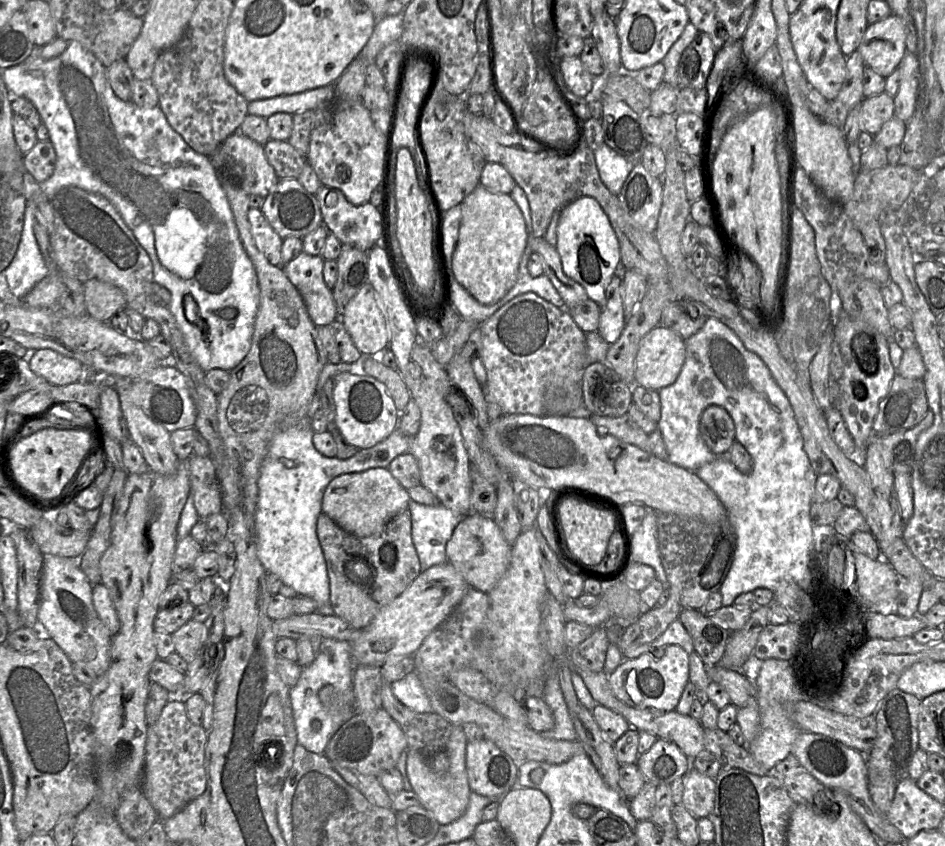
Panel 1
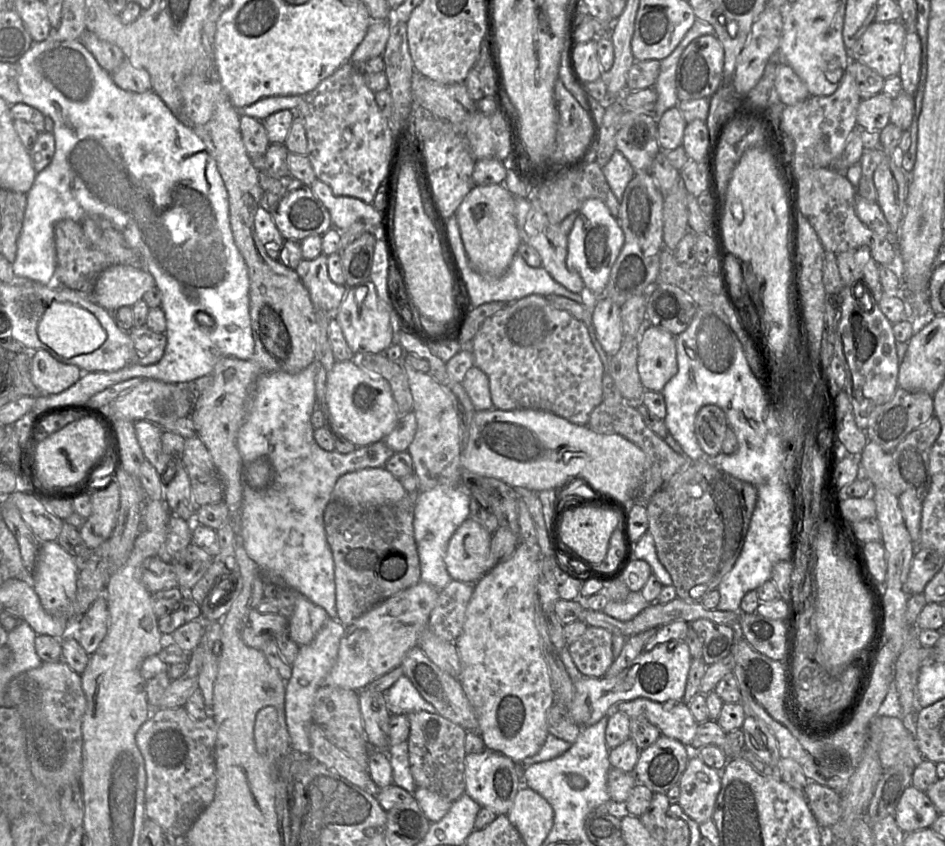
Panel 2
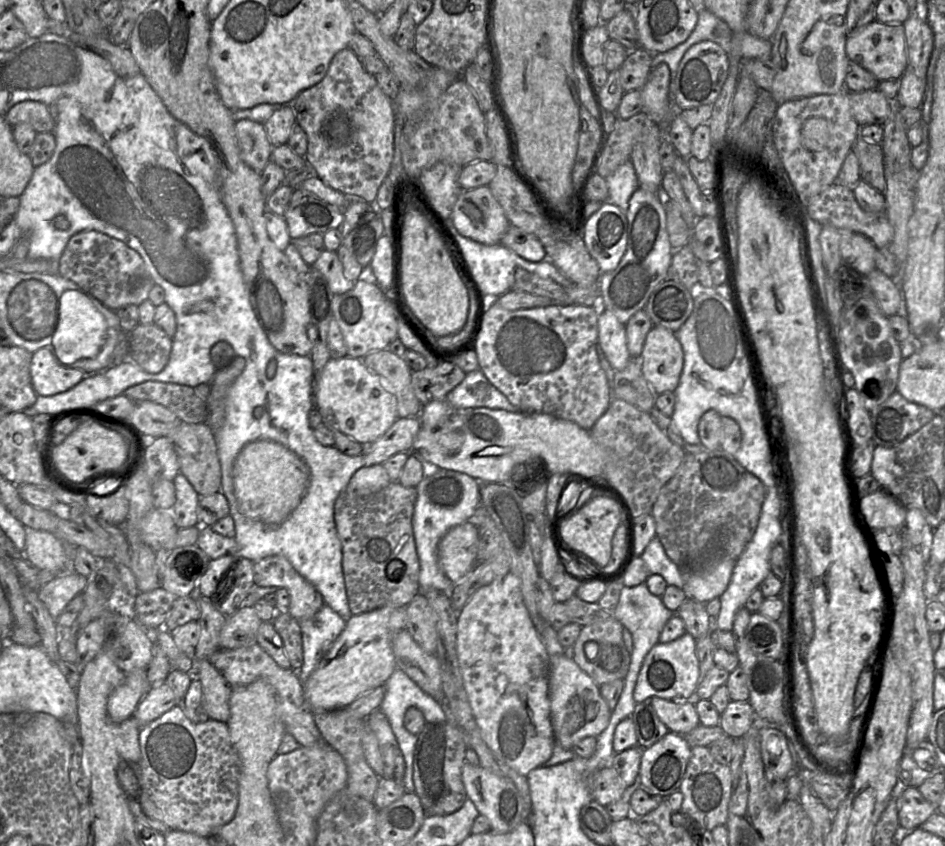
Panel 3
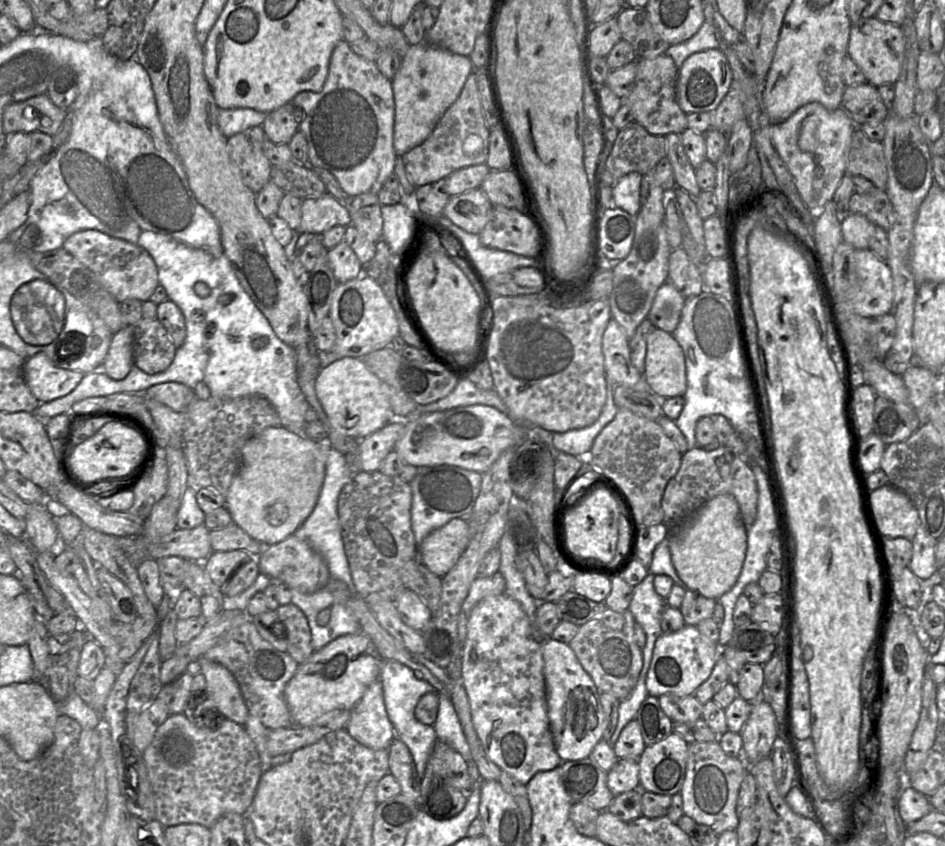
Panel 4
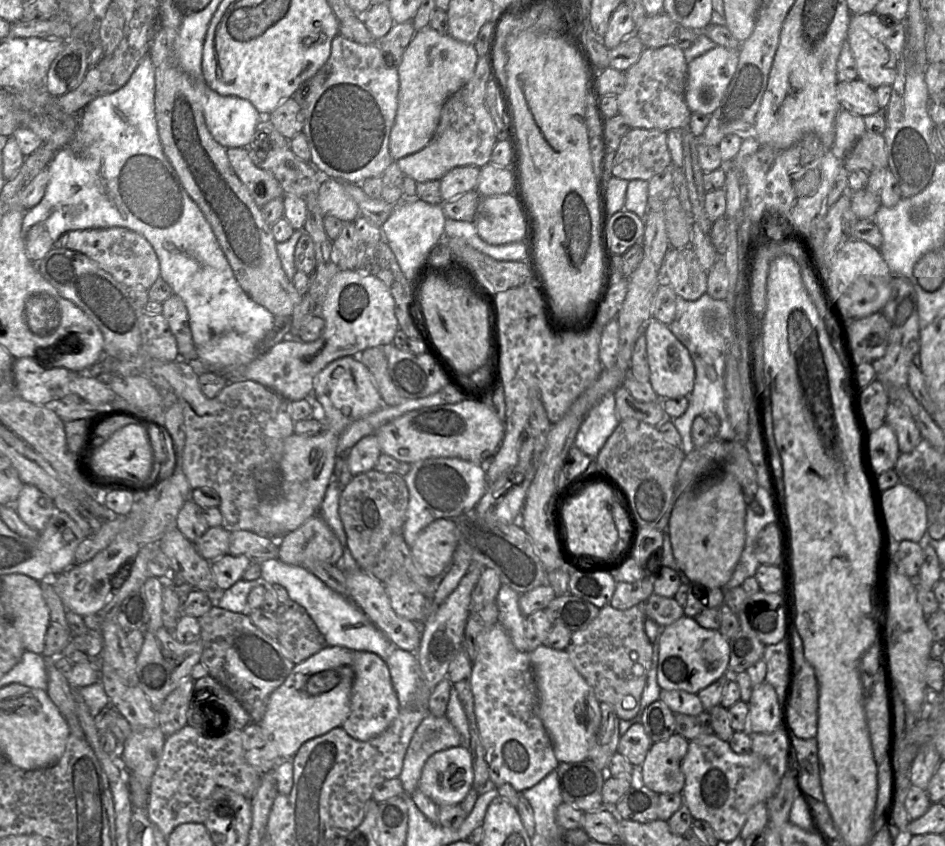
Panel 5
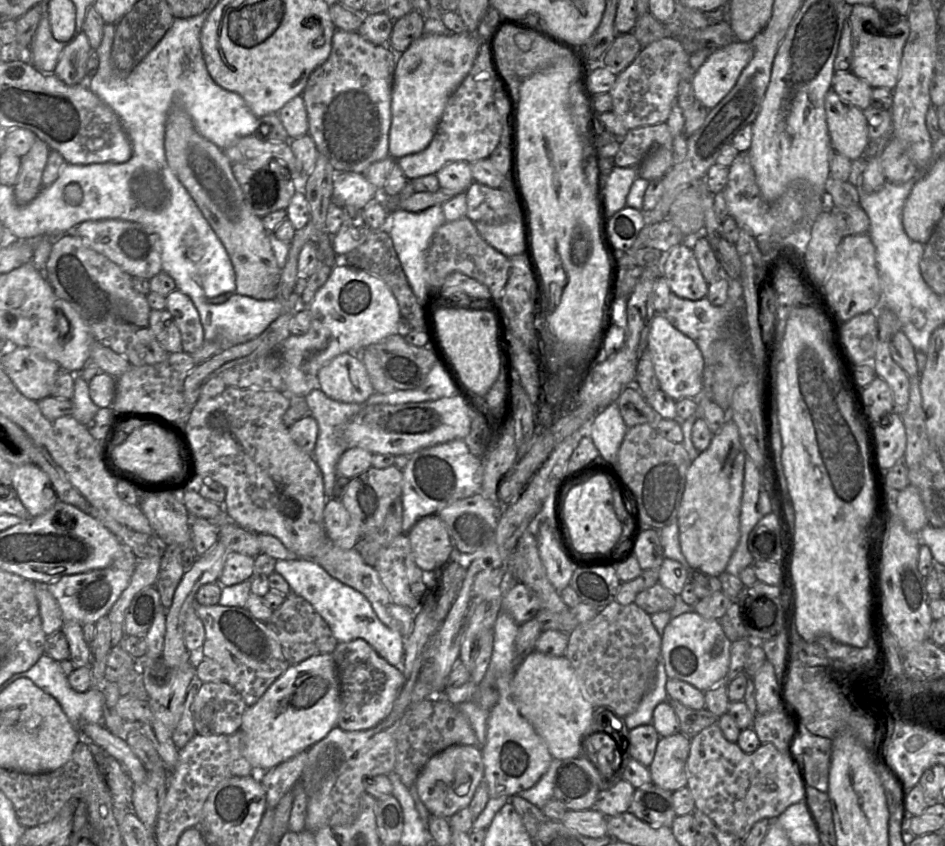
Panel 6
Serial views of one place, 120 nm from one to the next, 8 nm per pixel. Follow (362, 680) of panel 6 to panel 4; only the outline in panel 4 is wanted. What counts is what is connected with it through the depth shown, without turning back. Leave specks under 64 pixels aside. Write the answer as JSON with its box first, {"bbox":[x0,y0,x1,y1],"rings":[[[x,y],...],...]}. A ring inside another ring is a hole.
{"bbox":[345,678,396,750],"rings":[[[379,678],[370,684],[351,710],[345,730],[354,740],[373,750],[388,749],[396,737],[386,712],[382,682]]]}

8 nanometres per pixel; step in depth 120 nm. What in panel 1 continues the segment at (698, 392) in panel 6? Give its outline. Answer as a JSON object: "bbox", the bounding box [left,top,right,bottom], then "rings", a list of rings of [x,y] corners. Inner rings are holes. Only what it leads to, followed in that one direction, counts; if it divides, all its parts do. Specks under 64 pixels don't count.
{"bbox":[634,326,685,391],"rings":[[[655,326],[640,343],[635,360],[634,384],[656,391],[673,384],[685,356],[685,340],[670,328]]]}

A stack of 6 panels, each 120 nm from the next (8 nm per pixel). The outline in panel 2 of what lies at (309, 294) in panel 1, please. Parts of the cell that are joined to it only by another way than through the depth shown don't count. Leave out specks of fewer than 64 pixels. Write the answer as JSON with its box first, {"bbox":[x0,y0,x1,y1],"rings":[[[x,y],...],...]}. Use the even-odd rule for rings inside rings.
{"bbox":[295,255,348,313],"rings":[[[319,255],[313,260],[302,259],[295,271],[308,289],[315,307],[335,313],[344,300],[348,287],[334,283],[327,268],[328,256]]]}

